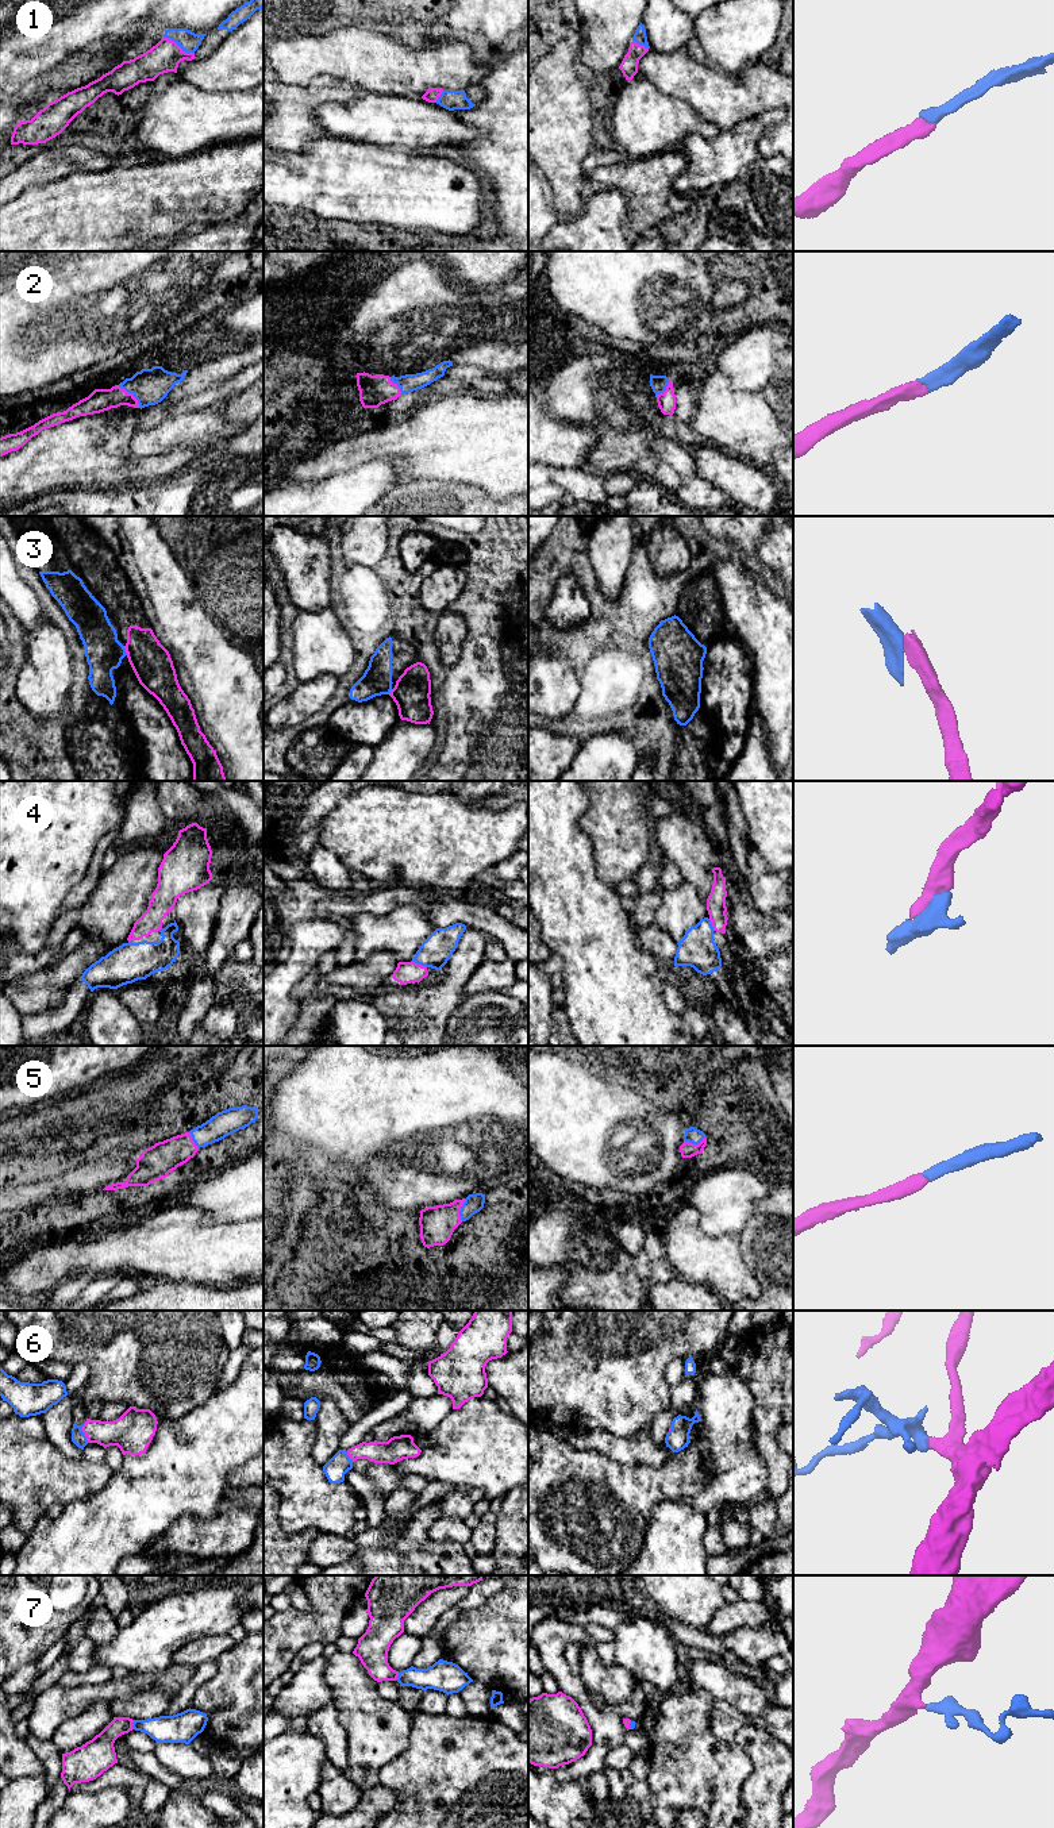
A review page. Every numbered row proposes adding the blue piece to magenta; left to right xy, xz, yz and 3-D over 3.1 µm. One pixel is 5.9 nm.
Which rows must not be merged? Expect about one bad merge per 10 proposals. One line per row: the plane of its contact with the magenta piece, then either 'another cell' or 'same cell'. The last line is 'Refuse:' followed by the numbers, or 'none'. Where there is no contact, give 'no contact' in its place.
1: contact in xy; same cell
2: contact in xy; same cell
3: contact in xy; same cell
4: contact in xz; same cell
5: contact in xz; same cell
6: contact in xy; same cell
7: contact in xy; same cell
Refuse: none

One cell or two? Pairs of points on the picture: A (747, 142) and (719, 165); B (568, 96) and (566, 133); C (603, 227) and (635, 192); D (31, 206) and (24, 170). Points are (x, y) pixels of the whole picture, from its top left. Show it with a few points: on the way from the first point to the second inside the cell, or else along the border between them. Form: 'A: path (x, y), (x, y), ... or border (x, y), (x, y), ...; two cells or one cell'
A: path (741, 143), (726, 158); one cell
B: path (566, 106), (566, 123); one cell
C: border (614, 187), (626, 201), (627, 215); two cells
D: border (60, 179), (52, 183), (31, 185), (14, 199); two cells

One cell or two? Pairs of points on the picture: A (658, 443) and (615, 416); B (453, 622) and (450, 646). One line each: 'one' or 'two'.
A: two
B: one

